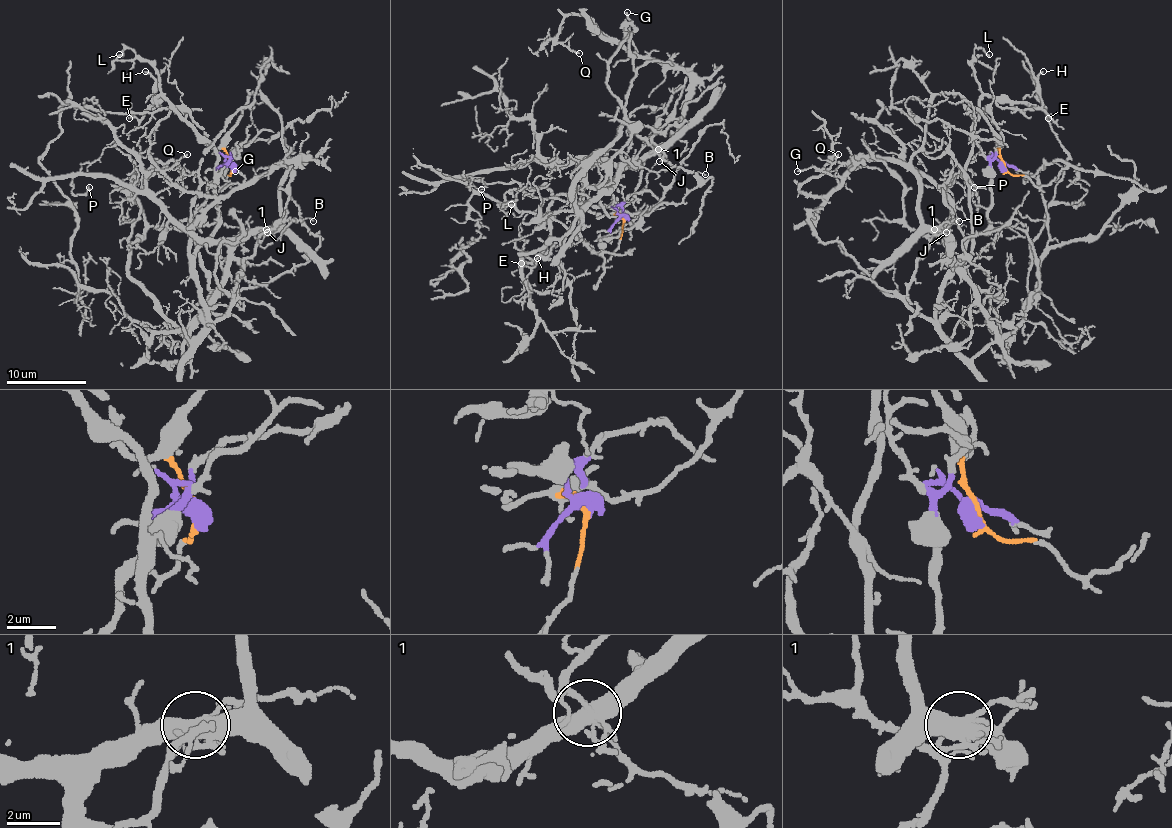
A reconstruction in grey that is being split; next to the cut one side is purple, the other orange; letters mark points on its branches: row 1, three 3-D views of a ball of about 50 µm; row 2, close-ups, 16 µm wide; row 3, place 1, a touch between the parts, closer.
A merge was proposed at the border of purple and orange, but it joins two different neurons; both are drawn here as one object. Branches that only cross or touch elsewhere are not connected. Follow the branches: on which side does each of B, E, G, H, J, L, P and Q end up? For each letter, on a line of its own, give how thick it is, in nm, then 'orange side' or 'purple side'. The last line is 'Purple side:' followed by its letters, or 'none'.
B: calibre 110 nm; purple side
E: calibre 220 nm; purple side
G: calibre 150 nm; orange side
H: calibre 140 nm; purple side
J: calibre 200 nm; orange side
L: calibre 150 nm; purple side
P: calibre 140 nm; orange side
Q: calibre 180 nm; orange side
Purple side: B, E, H, L

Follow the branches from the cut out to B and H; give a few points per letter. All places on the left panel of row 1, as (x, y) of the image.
B: (232, 166), (226, 158), (190, 224), (190, 276), (212, 319), (234, 300), (260, 234), (274, 222), (314, 220)
H: (232, 166), (226, 158), (190, 220), (192, 256), (218, 222), (216, 150), (161, 95), (151, 107), (145, 71)

